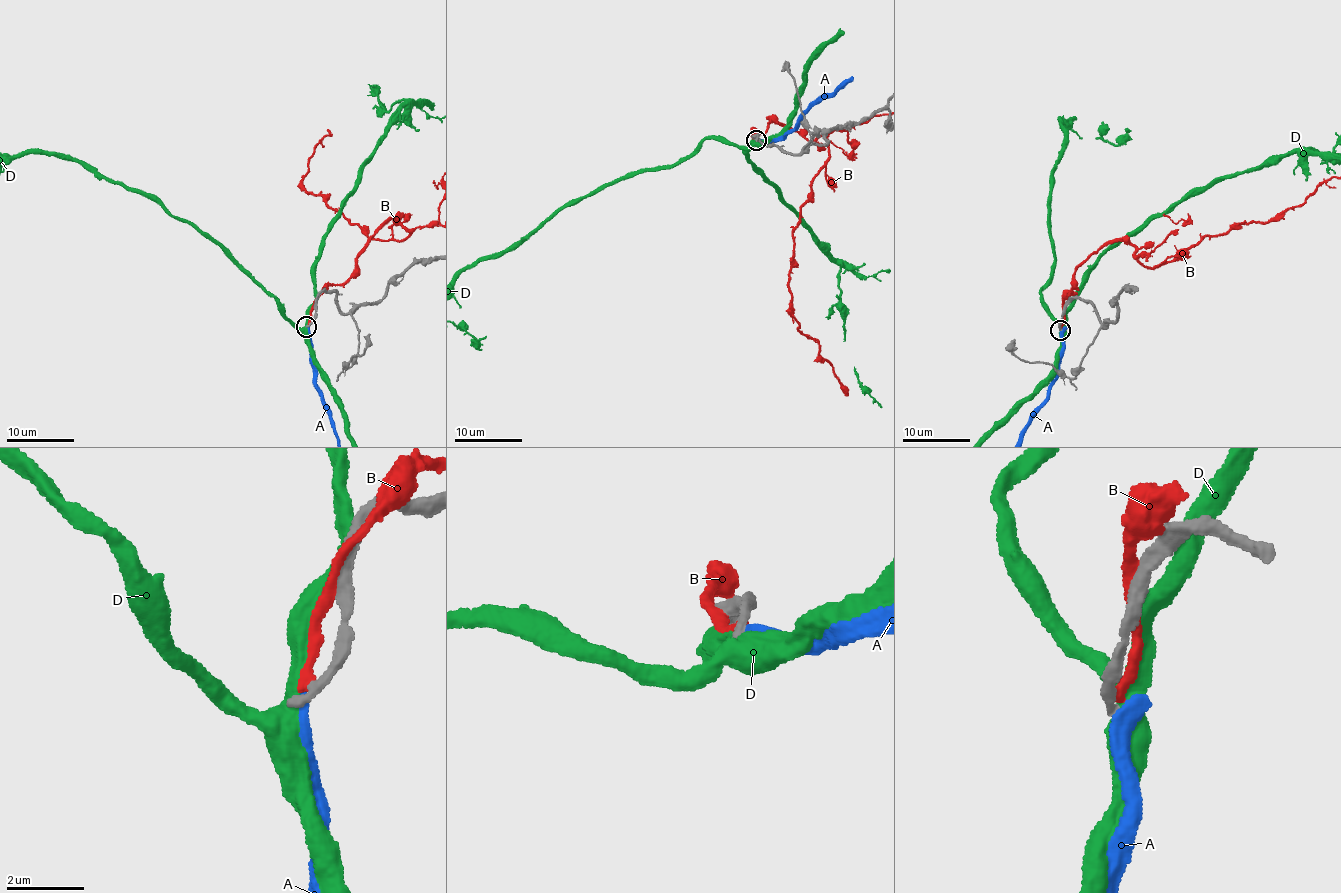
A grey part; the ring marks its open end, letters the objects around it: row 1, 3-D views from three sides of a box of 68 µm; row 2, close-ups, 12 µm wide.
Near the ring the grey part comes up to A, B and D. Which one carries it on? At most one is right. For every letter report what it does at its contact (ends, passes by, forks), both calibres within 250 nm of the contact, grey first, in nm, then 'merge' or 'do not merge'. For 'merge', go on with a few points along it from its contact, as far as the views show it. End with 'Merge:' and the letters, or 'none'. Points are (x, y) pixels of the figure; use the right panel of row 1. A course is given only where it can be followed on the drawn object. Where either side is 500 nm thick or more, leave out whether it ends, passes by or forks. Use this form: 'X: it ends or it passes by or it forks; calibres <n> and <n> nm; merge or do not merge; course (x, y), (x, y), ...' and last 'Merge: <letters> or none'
A: it ends; calibres 260 and 440 nm; do not merge
B: it ends; calibres 320 and 280 nm; do not merge
D: it forks; calibres 240 and 400 nm; do not merge
Merge: none

